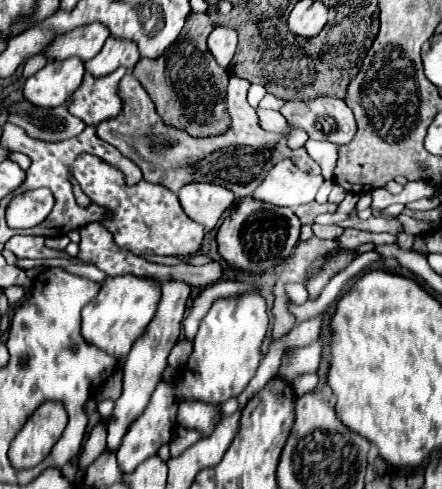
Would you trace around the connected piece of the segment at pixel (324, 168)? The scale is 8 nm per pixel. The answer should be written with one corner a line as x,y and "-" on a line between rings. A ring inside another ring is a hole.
308,140
306,150
318,162
323,178
332,180
334,177
334,164
338,159
338,146
328,140

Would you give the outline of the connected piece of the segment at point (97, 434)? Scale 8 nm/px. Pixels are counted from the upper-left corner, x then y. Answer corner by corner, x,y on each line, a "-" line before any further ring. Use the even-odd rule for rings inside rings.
107,418
102,419
89,434
88,439
78,455
79,468
86,468
106,449

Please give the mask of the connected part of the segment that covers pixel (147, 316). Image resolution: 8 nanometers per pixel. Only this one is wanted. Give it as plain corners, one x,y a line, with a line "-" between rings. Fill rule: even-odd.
114,276
102,282
98,296
82,310
82,336
114,358
124,358
134,340
142,336
154,318
160,300
160,282
140,276

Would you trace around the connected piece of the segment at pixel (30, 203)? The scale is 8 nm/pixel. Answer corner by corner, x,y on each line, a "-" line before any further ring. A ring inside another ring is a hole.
47,188
18,194
6,210
6,222
12,229
27,229
42,223
51,212
55,200

